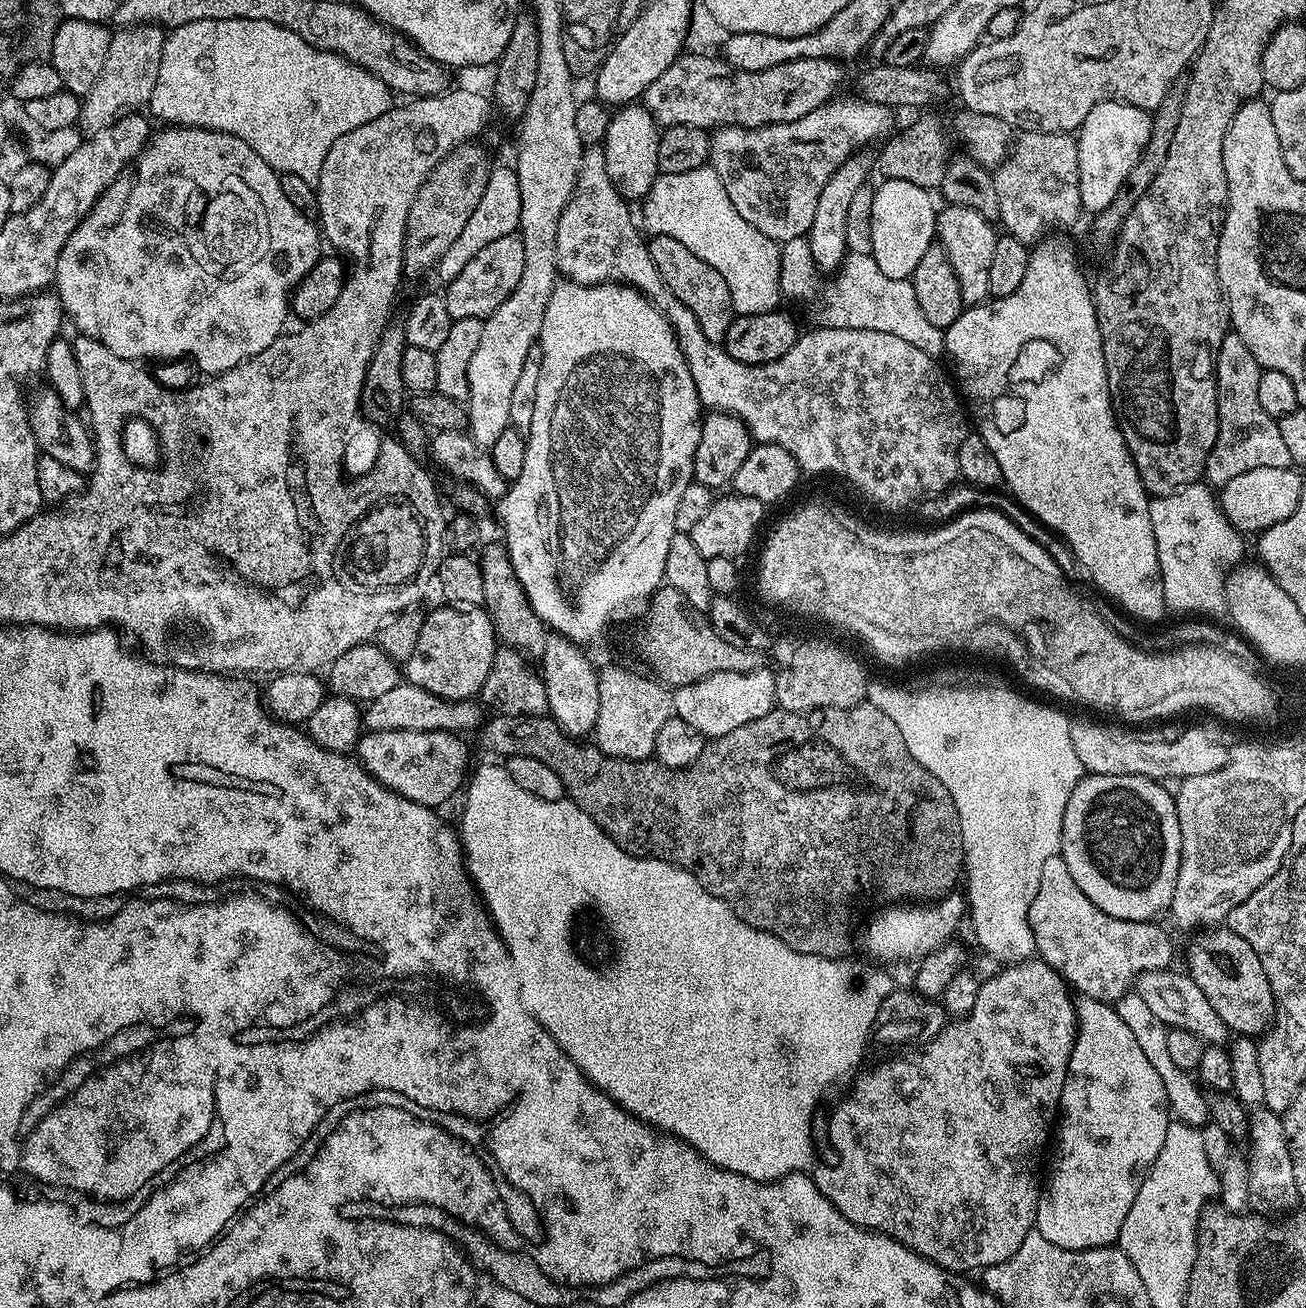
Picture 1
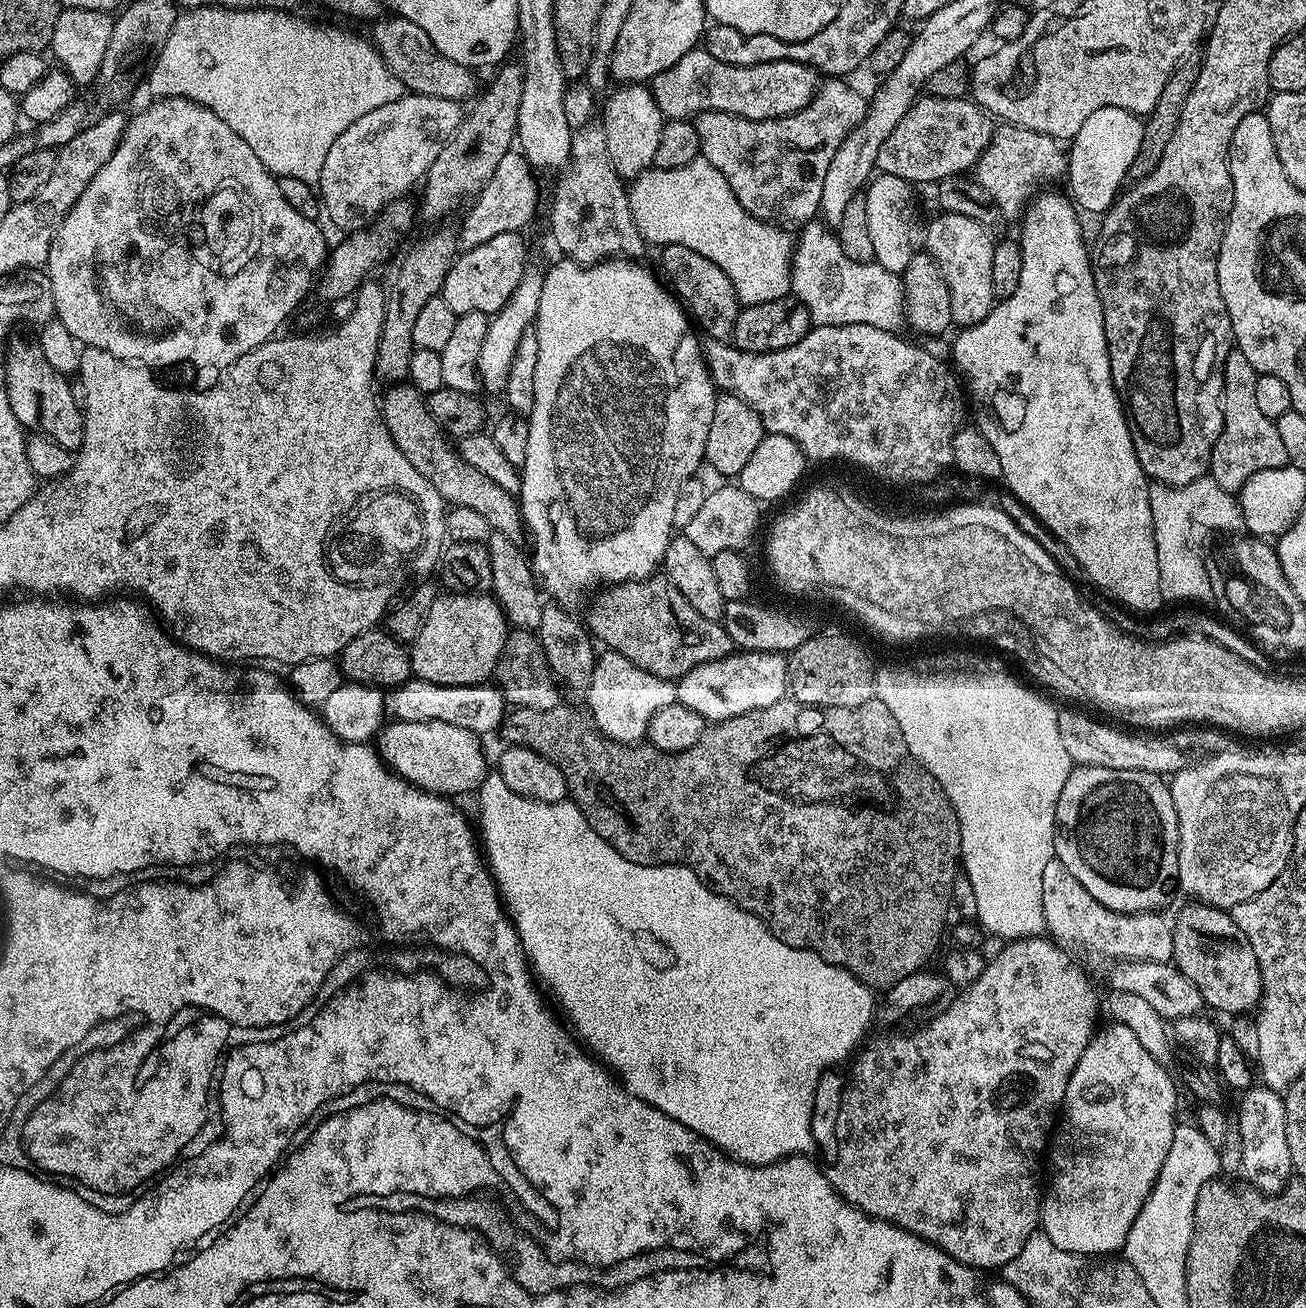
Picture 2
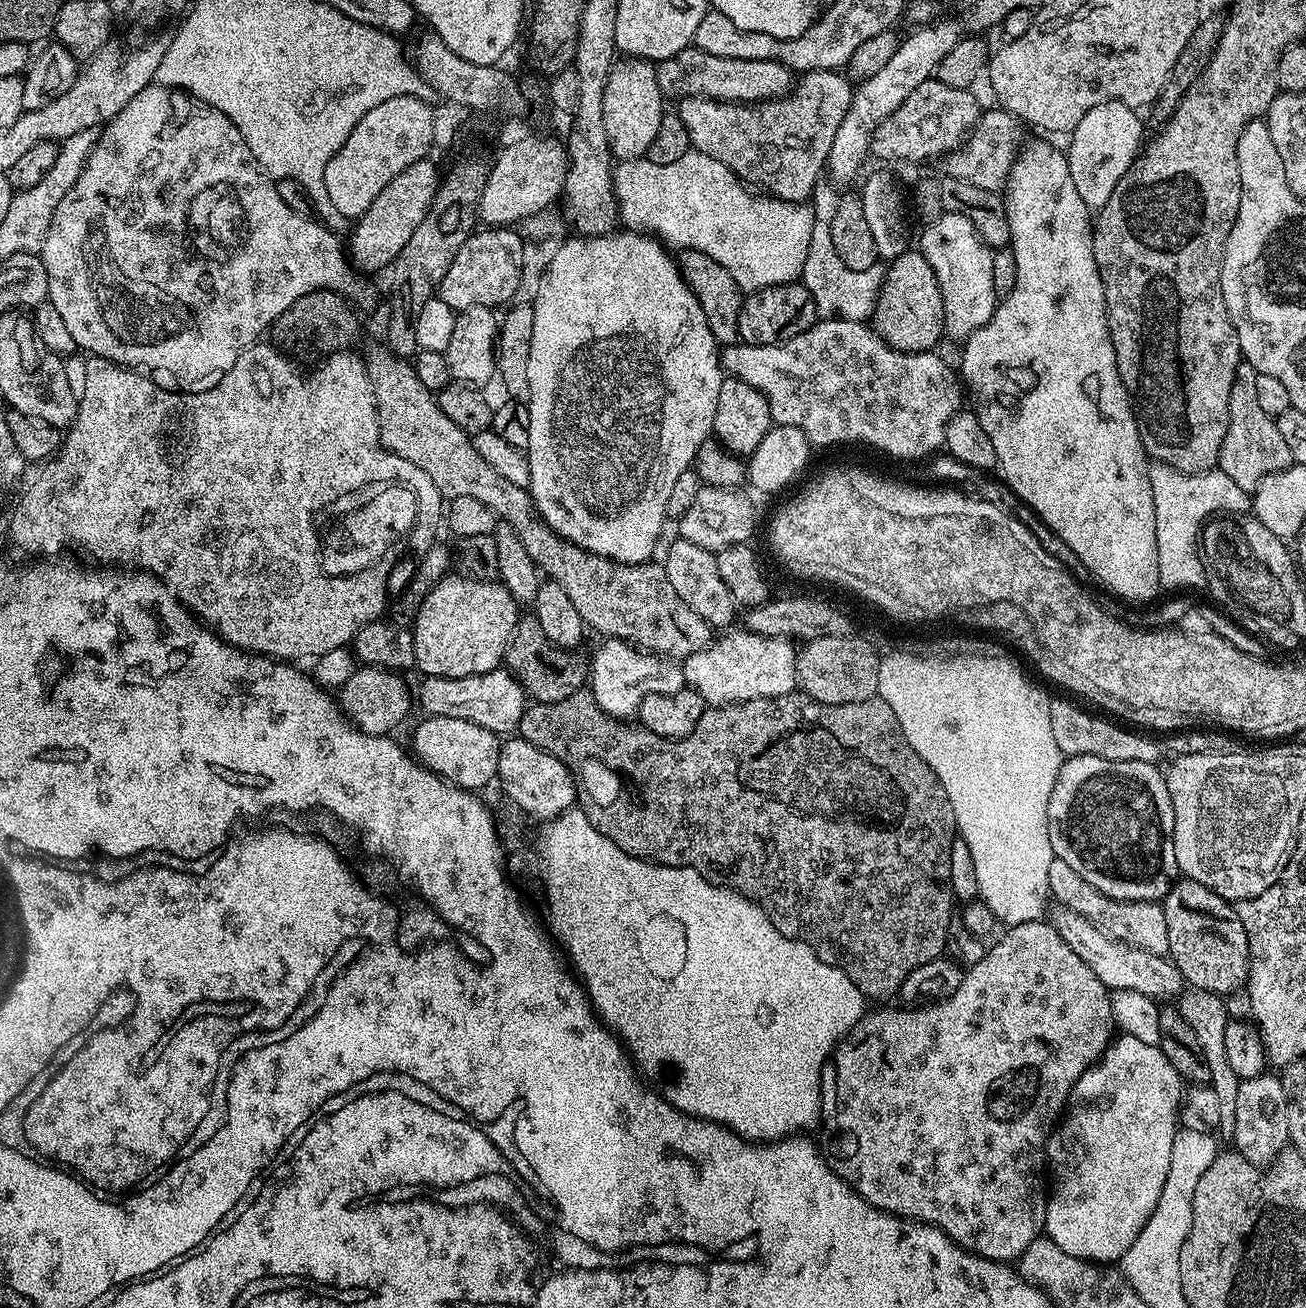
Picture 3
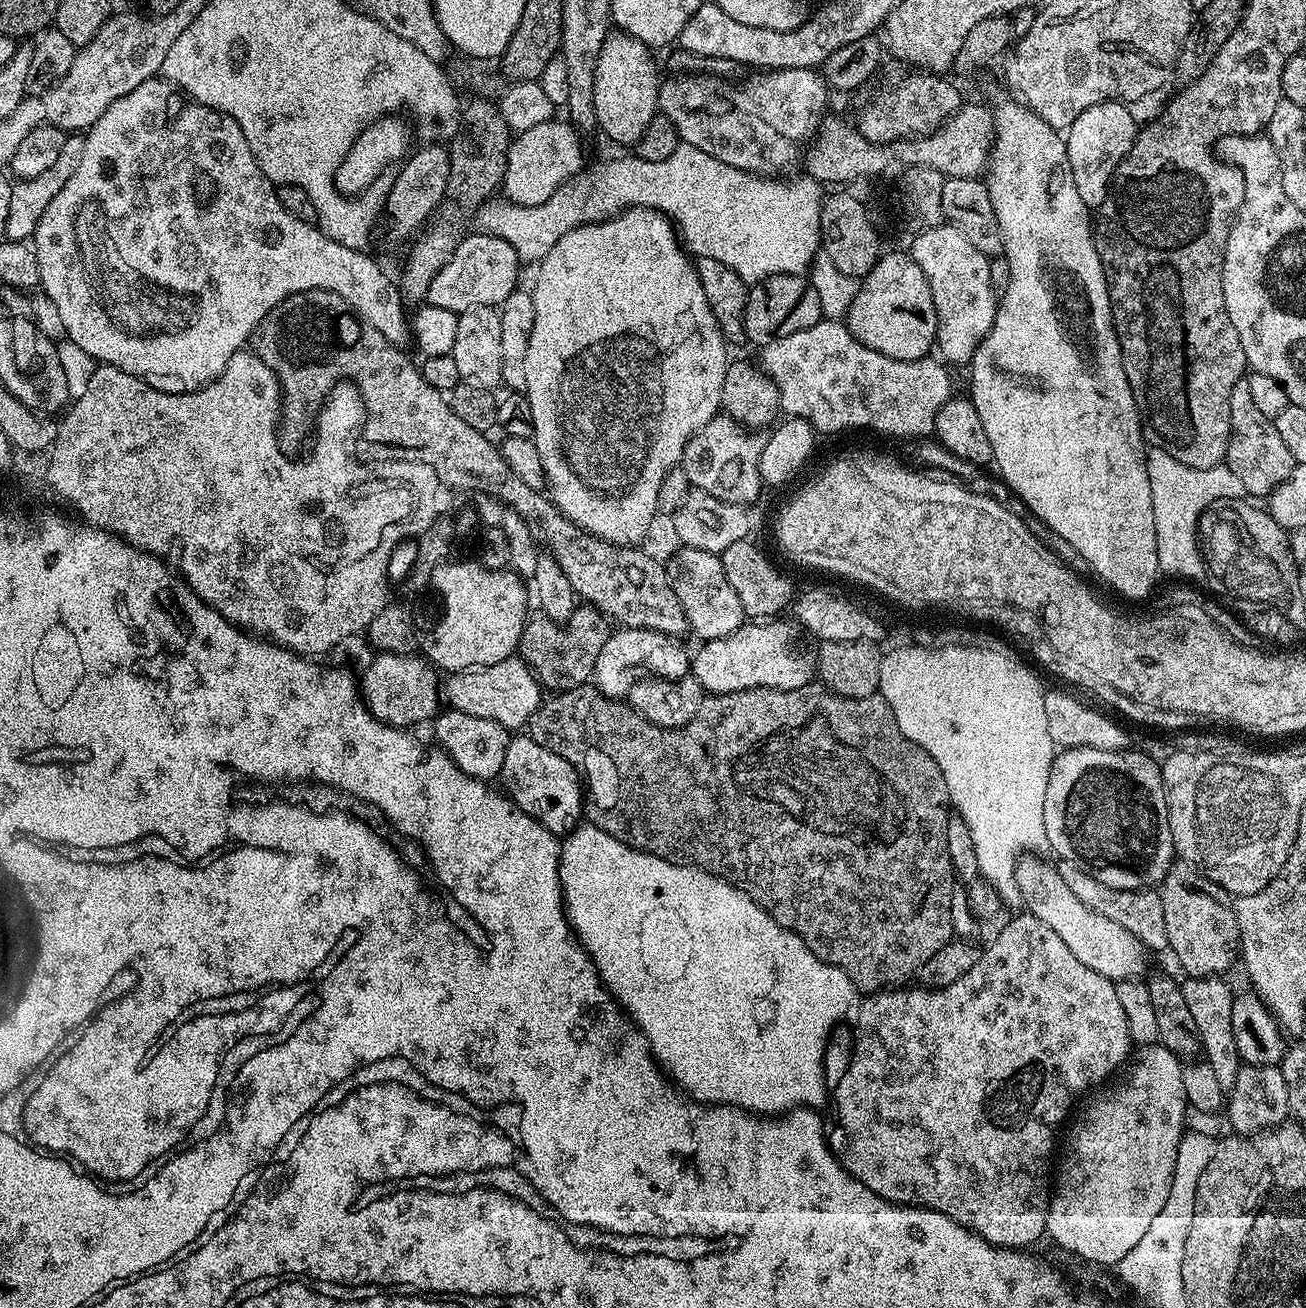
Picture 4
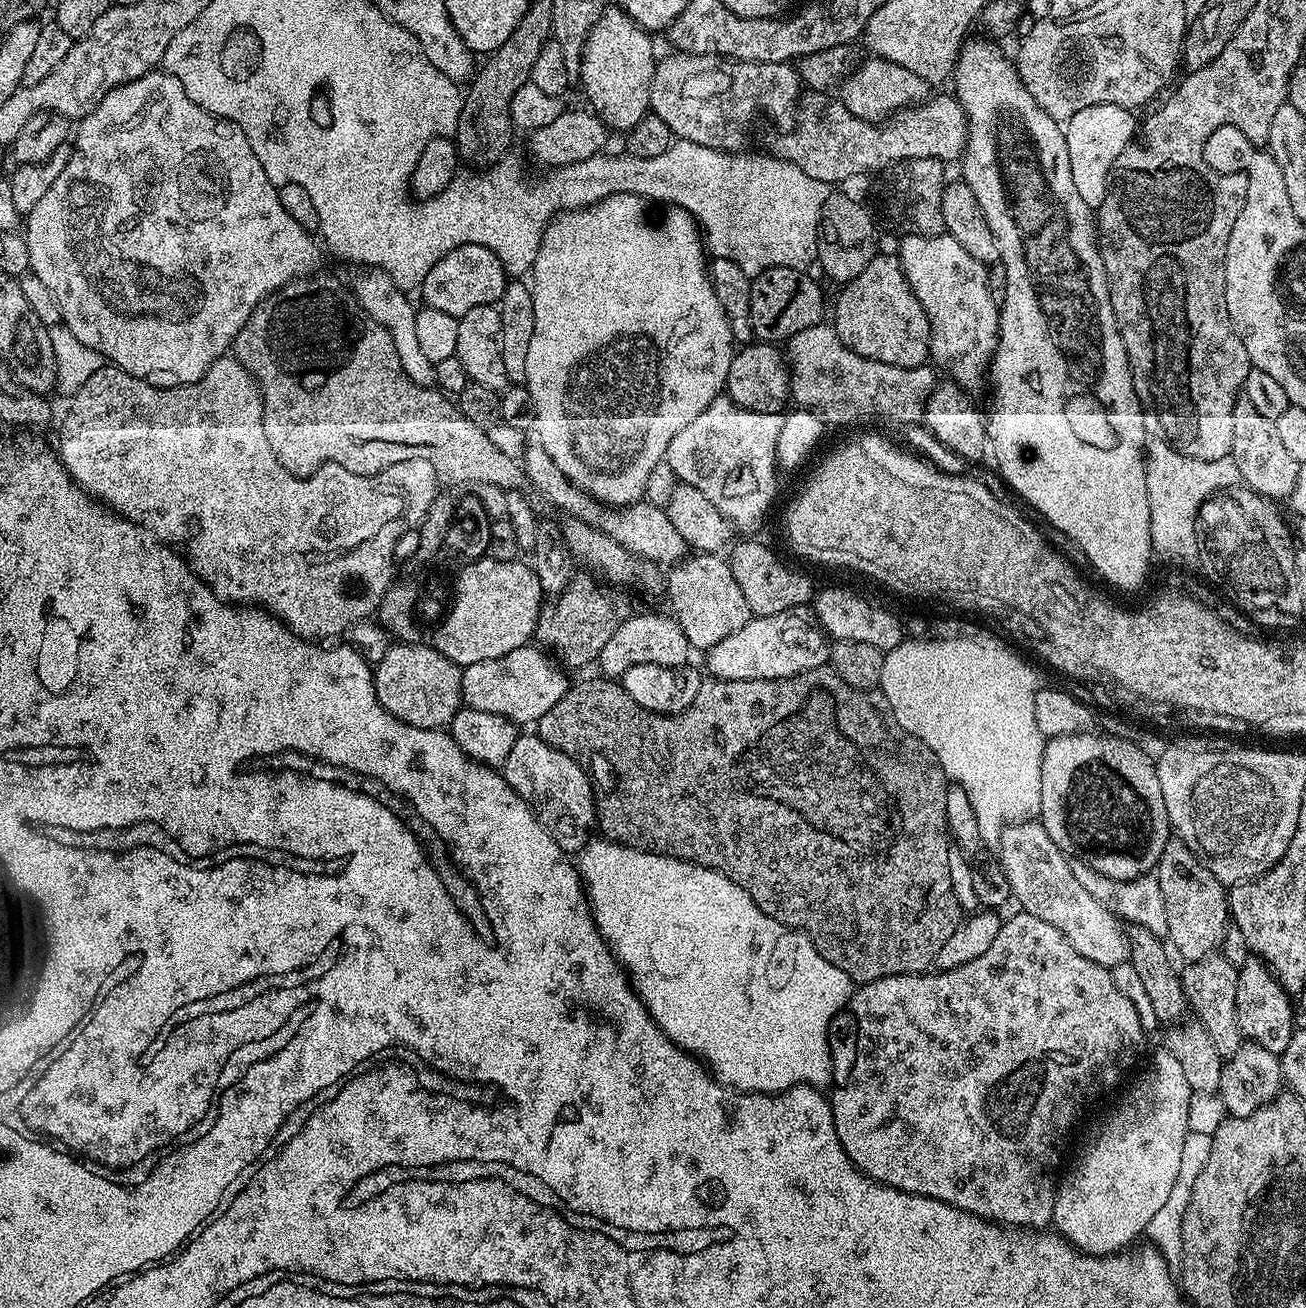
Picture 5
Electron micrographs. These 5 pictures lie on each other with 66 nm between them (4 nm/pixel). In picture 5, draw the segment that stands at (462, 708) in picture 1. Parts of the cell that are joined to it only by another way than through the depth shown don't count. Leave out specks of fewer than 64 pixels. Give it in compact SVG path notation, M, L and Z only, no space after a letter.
M532 647L510 650L502 658L467 665L460 674L463 703L474 710L486 710L486 714L504 716L517 726L539 722L550 706L568 692L570 680L563 676L565 673L551 655Z

